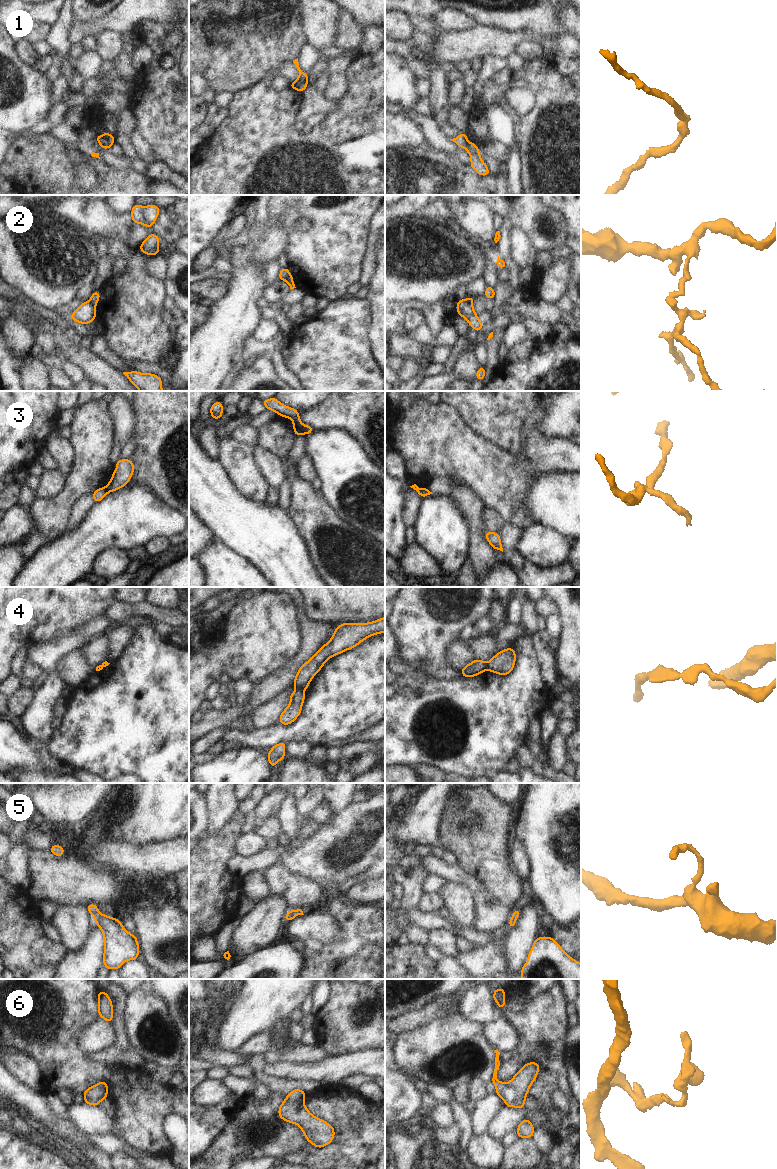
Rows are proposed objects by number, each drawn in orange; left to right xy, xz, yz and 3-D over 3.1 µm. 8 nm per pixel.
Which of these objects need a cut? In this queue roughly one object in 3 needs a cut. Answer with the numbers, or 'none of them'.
1, 2, 3, 4

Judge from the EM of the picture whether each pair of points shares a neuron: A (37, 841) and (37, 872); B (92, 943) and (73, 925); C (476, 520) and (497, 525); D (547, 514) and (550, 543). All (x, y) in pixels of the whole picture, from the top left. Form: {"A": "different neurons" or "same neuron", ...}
{"A": "different neurons", "B": "different neurons", "C": "different neurons", "D": "different neurons"}

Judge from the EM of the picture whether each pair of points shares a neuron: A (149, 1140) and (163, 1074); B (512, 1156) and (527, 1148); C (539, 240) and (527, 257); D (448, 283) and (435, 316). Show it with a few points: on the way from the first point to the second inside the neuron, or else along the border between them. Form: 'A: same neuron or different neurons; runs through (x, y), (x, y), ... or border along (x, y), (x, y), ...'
A: different neurons; border along (142, 1069), (155, 1081), (166, 1085)
B: same neuron; runs through (516, 1156), (523, 1152)
C: different neurons; border along (520, 228), (537, 251)
D: different neurons; border along (443, 299), (432, 304), (425, 304), (417, 300)

